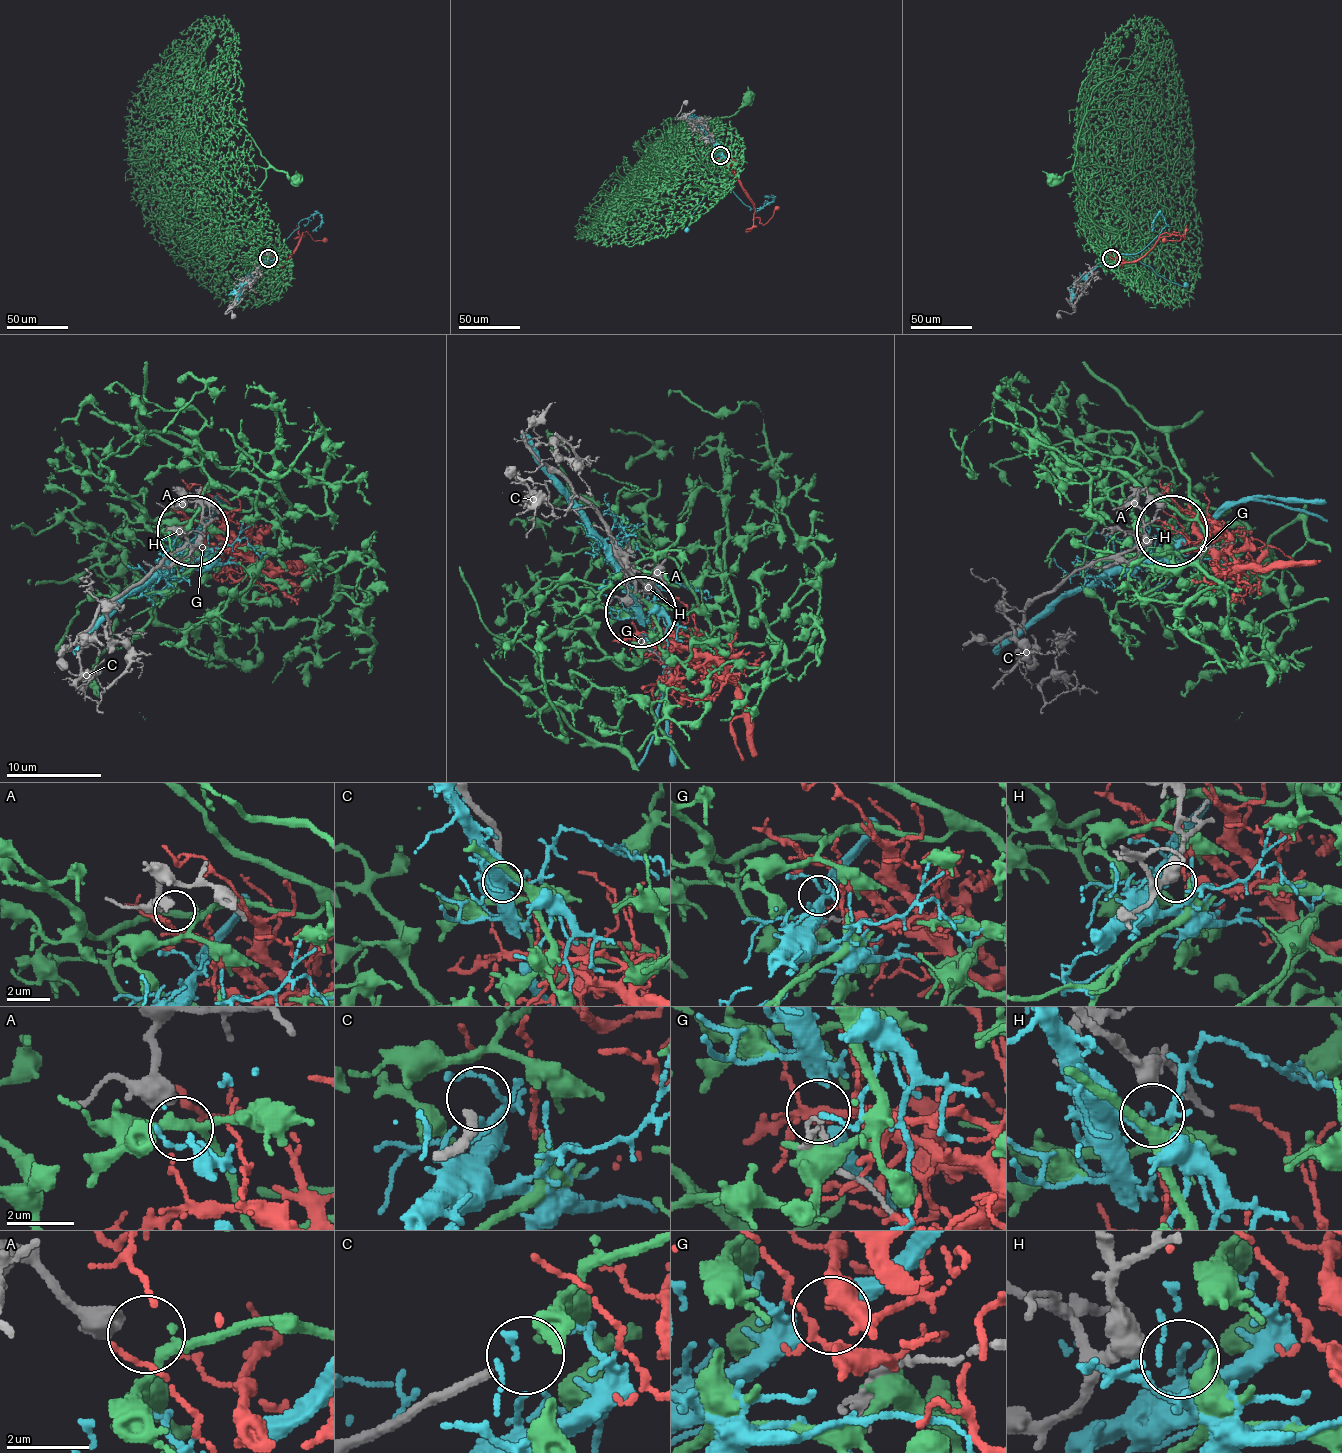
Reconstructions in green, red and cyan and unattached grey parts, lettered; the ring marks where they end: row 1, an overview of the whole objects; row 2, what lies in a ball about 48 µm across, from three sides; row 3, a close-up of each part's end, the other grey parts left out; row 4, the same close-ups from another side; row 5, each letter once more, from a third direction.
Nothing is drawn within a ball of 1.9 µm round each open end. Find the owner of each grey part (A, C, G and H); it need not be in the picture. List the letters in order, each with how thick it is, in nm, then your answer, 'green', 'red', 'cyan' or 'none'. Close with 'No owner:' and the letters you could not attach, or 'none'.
A: calibre 440 nm; green
C: calibre 260 nm; none
G: calibre 130 nm; cyan
H: calibre 400 nm; none
No owner: C, H

